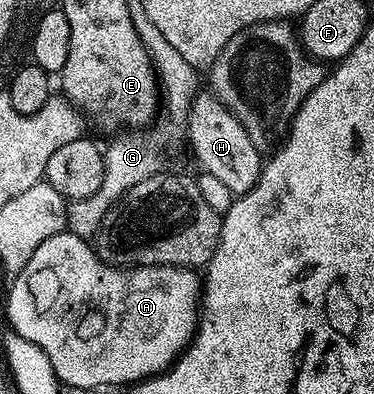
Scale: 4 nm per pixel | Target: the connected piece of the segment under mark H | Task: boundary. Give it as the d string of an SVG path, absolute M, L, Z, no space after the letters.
M208 90L198 91L187 121L189 144L193 147L193 156L197 159L201 172L215 174L215 178L221 179L233 191L234 197L242 196L247 190L251 190L251 186L255 186L255 182L259 182L263 154L257 149L255 142L247 138L247 130L243 130L239 118L235 118L235 114L231 114L231 110L223 106L217 96Z

